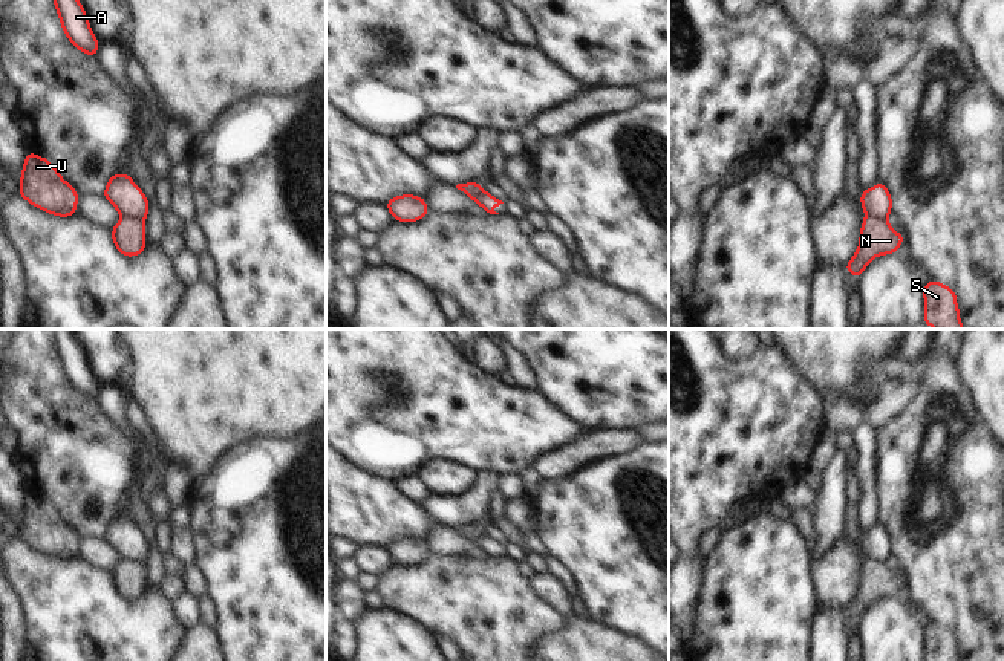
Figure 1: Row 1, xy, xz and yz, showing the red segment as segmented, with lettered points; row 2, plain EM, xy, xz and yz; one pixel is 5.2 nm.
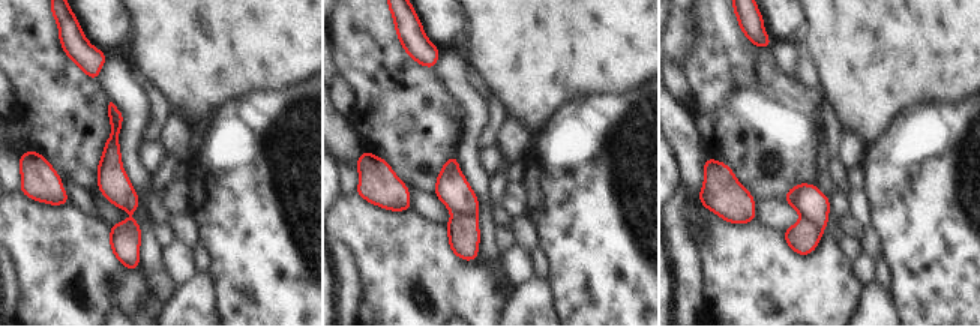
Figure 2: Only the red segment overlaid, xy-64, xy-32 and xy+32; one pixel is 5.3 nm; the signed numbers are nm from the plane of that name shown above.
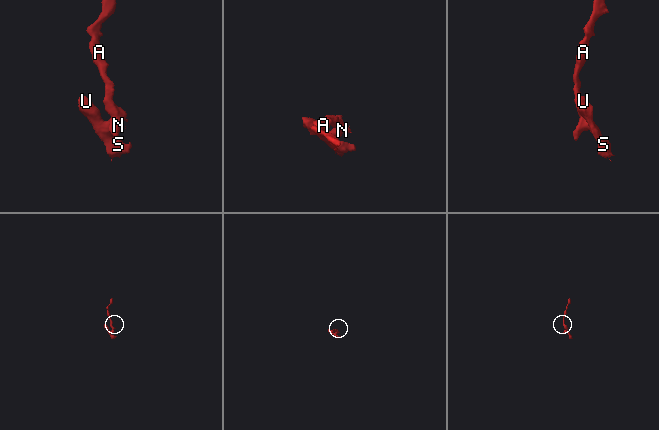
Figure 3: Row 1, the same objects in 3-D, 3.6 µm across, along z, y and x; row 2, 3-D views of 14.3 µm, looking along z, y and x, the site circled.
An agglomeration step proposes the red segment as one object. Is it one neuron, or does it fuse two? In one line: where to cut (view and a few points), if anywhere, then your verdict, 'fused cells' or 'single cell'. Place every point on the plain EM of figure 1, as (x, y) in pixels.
cut xy (123, 559), (132, 559), (143, 565); fused cells

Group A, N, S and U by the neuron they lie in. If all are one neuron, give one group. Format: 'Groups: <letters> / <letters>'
Groups: A / N S U

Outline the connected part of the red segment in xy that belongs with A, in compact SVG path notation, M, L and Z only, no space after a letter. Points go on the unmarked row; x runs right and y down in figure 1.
M52 329L54 347L67 383L89 399L96 399L99 384L90 372L87 357L72 329Z

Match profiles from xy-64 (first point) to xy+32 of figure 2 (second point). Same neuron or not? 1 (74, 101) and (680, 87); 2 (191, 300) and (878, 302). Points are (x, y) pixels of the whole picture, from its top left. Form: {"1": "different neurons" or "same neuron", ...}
{"1": "different neurons", "2": "same neuron"}

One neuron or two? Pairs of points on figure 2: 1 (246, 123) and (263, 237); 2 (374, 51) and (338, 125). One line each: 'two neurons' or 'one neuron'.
1: one neuron
2: two neurons

